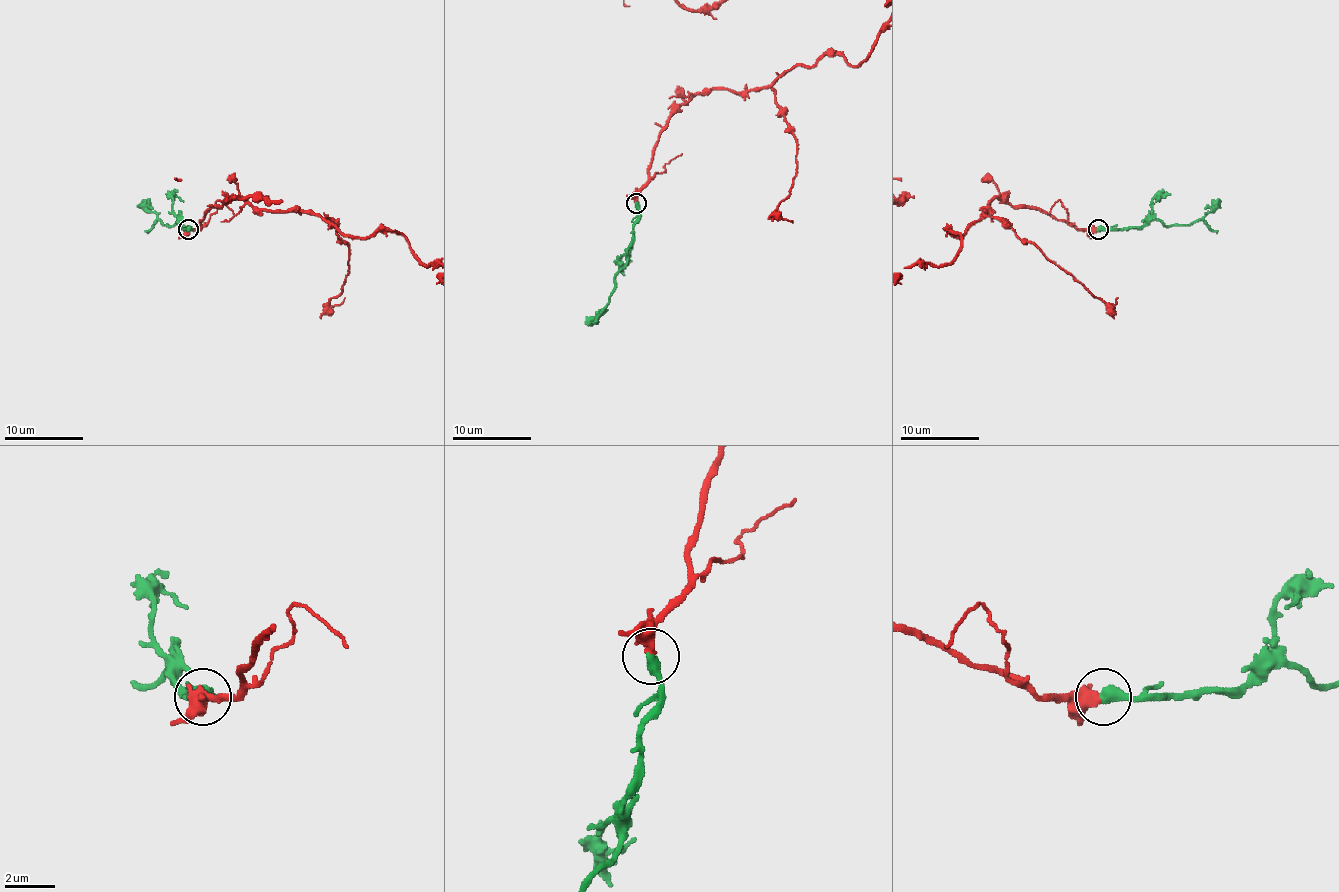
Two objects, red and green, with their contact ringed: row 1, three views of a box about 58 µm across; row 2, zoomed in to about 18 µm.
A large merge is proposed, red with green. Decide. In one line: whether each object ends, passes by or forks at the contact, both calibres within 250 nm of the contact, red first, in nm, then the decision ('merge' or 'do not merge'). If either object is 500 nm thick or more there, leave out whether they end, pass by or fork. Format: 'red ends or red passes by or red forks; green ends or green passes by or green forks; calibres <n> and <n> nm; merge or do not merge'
calibres 500 and 480 nm; merge

